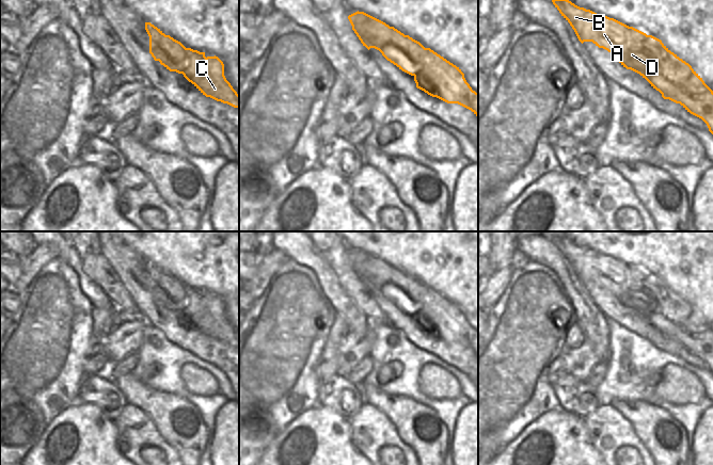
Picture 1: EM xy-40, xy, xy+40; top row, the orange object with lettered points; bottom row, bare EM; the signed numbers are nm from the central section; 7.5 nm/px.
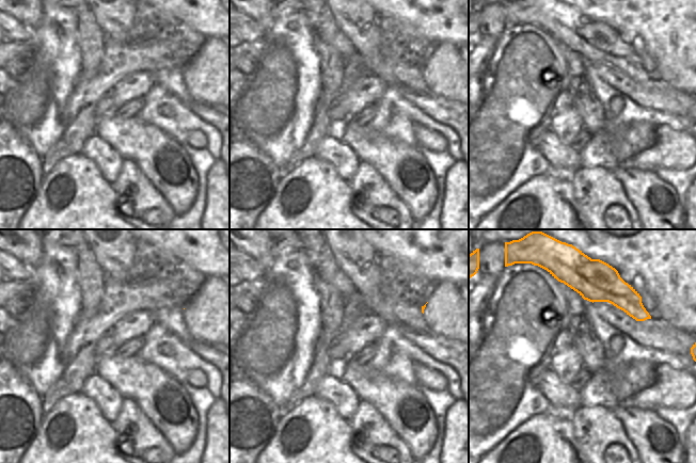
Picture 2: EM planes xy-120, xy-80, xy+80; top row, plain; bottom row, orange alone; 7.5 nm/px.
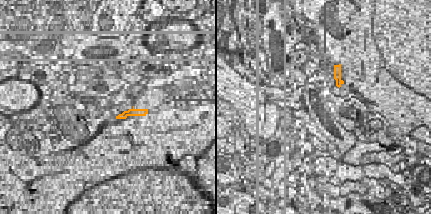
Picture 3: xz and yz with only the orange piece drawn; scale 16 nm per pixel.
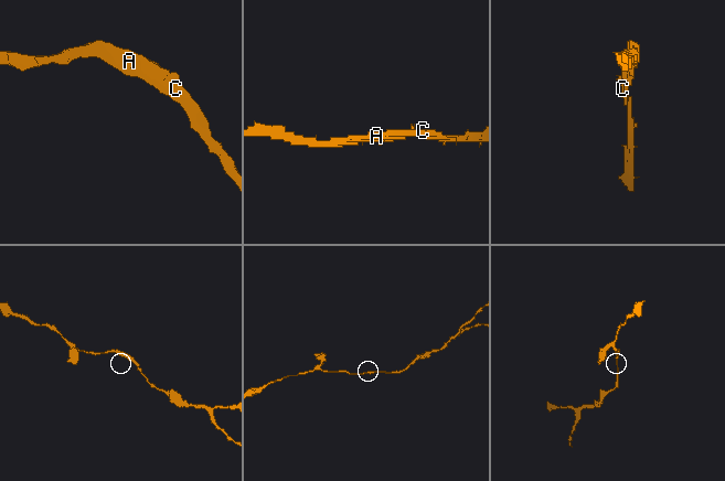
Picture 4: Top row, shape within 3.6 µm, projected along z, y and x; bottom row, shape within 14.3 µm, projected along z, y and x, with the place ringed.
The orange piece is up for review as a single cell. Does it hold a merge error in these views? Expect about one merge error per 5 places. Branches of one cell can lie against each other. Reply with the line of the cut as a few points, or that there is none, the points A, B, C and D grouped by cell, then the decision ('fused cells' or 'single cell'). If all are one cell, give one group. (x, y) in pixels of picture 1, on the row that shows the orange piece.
no cut | A B C D | single cell

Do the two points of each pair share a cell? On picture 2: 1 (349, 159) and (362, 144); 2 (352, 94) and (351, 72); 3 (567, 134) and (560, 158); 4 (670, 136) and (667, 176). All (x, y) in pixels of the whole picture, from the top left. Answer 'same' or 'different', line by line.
1: different
2: different
3: different
4: different

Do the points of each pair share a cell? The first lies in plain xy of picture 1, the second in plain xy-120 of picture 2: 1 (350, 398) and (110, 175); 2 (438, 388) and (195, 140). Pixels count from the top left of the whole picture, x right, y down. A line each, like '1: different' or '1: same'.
1: same
2: same

